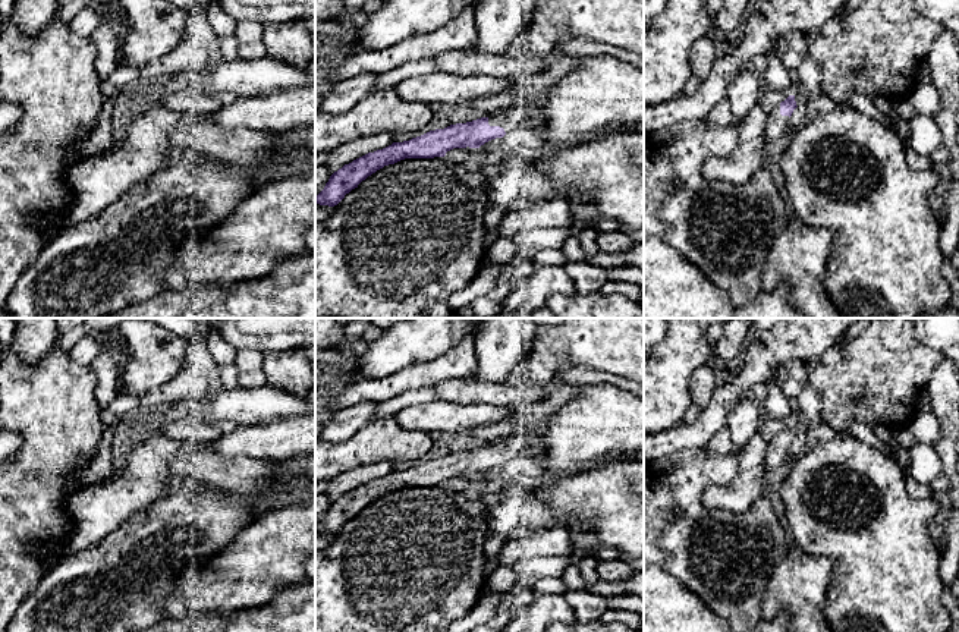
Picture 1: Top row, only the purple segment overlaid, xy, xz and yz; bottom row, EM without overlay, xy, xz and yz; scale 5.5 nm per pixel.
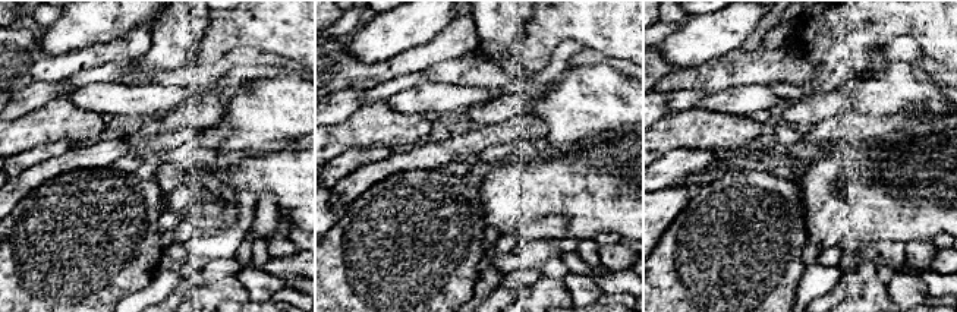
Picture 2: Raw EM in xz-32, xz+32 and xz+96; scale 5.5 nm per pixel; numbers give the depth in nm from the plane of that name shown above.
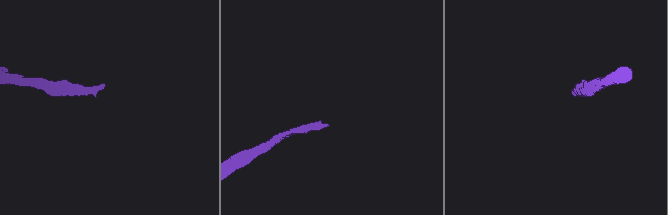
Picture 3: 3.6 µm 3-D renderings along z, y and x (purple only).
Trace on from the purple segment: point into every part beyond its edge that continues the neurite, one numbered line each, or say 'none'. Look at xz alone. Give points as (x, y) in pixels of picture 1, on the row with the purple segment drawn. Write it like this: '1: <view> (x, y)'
1: xz (521, 115)

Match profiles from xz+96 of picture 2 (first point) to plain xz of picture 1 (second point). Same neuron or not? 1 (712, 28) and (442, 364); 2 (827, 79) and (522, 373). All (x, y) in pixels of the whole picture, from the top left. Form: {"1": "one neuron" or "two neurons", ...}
{"1": "two neurons", "2": "one neuron"}

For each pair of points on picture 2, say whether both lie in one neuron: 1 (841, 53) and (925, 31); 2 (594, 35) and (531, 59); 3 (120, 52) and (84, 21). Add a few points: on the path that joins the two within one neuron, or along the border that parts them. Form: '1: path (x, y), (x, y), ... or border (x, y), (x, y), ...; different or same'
1: path (862, 32), (874, 25), (904, 25); same
2: path (578, 31), (559, 31), (547, 43); same
3: border (141, 27), (137, 27), (122, 38), (76, 50); different

